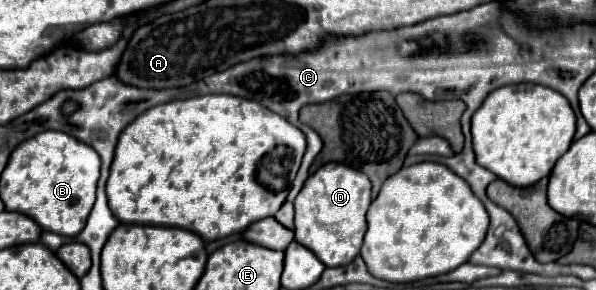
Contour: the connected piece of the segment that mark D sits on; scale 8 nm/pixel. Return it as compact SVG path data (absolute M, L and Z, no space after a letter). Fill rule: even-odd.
M327 163L317 169L295 197L295 241L307 245L327 267L347 265L359 255L367 231L365 213L371 205L371 181L359 169Z

